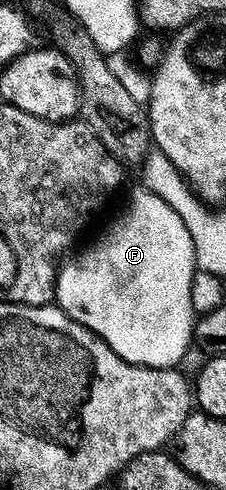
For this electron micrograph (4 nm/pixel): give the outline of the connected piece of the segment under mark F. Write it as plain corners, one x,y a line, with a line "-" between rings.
138,186
129,196
129,213
119,217
98,238
94,248
79,253
74,260
68,260
66,259
57,269
56,307
62,308
75,322
90,328
100,340
105,340
107,346
111,346
111,350
115,350
115,354
119,354
119,358
123,358
127,362
142,364
148,368
171,368
180,365
183,354
190,348
191,341
194,339
195,313
191,306
191,278
195,271
195,261
191,234
187,230
187,226
183,226
183,218
179,218
179,214
175,214
175,210
171,210
171,206
167,206
167,202
163,202
163,198
156,196
150,188

